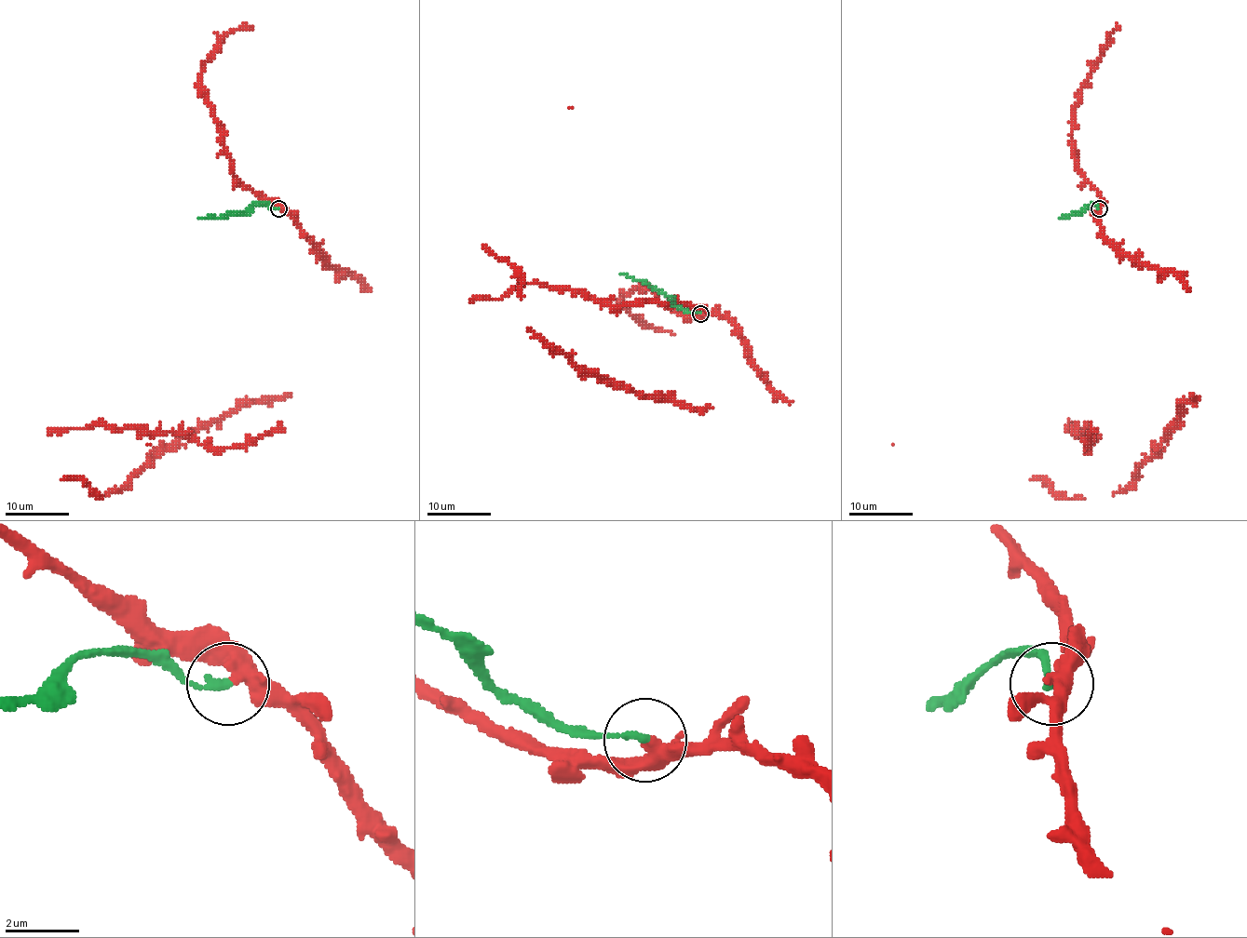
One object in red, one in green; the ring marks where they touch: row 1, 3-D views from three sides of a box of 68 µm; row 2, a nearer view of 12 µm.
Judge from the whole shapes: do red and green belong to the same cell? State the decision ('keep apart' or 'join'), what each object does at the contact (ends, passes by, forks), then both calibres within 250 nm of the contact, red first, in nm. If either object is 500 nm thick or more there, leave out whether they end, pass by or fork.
keep apart; red passes by; green ends there; 380 nm thick on the red side, 200 nm on the other

